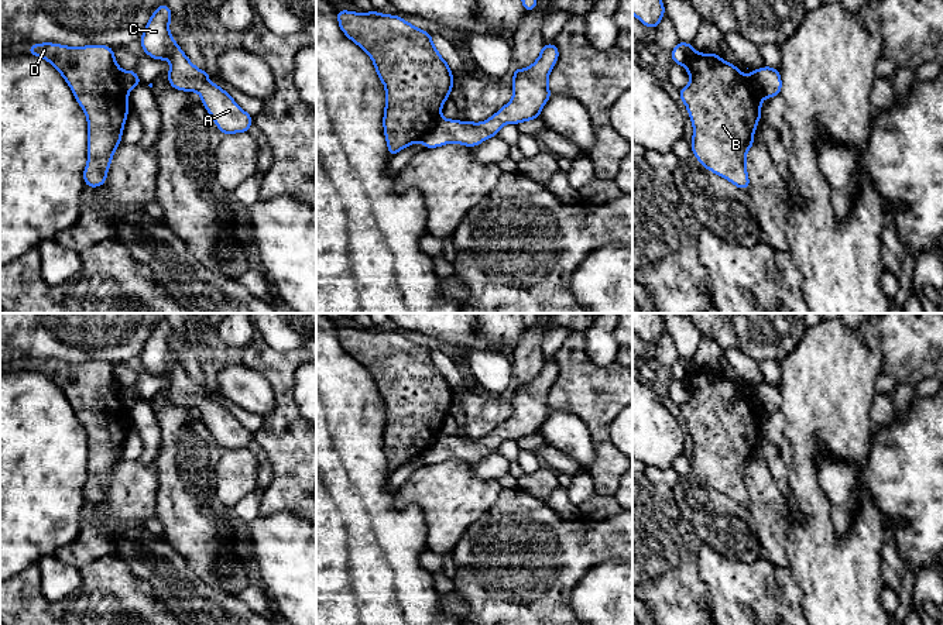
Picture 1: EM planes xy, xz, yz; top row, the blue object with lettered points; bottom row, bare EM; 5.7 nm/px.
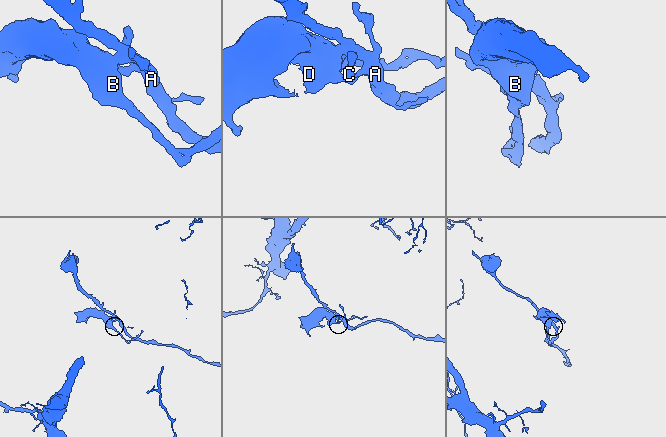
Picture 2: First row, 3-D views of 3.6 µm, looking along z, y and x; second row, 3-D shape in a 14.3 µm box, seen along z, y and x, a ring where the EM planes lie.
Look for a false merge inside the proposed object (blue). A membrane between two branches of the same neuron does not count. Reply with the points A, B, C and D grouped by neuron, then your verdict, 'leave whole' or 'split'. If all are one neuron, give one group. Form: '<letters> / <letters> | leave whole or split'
A C / B D | split

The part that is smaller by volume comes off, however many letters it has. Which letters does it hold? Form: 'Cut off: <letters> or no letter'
Cut off: B, D

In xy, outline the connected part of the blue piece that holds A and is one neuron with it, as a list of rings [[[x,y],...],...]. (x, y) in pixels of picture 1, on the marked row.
[[[167,3],[152,13],[140,38],[144,52],[157,61],[164,58],[169,61],[171,69],[167,76],[169,85],[178,90],[198,92],[202,104],[223,134],[248,131],[253,117],[227,92],[208,80],[209,72],[198,69],[188,59],[169,34],[171,17],[172,11]]]

